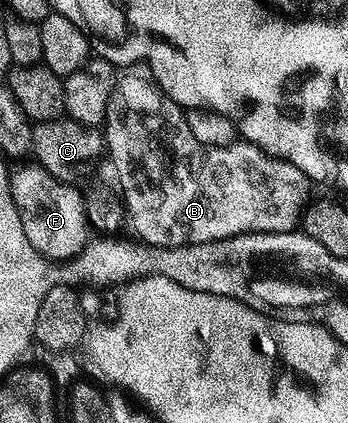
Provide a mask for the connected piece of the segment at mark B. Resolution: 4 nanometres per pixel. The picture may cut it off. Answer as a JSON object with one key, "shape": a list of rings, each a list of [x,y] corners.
{"shape":[[[129,70],[129,72],[124,76],[124,74],[118,75],[115,86],[113,87],[113,93],[111,94],[111,102],[107,106],[107,114],[105,115],[105,123],[103,125],[103,144],[107,149],[107,160],[113,163],[113,168],[117,171],[117,176],[121,179],[121,184],[119,183],[119,192],[123,197],[124,211],[127,213],[127,220],[130,224],[133,223],[133,228],[137,233],[135,233],[136,239],[138,241],[145,241],[147,244],[154,244],[157,247],[175,247],[175,246],[187,246],[188,244],[198,244],[199,242],[215,242],[216,240],[222,240],[223,238],[231,238],[232,236],[238,236],[239,234],[247,234],[248,232],[292,232],[301,223],[301,217],[310,203],[311,195],[309,196],[309,187],[311,187],[311,181],[308,176],[303,174],[303,170],[299,170],[295,166],[291,166],[286,160],[277,160],[274,156],[268,156],[263,149],[257,148],[248,142],[234,142],[227,145],[226,148],[216,148],[215,146],[203,146],[203,142],[195,142],[195,134],[191,134],[191,130],[187,130],[187,118],[185,117],[185,112],[183,111],[180,104],[176,104],[173,99],[171,99],[167,93],[162,90],[148,75],[136,76],[136,71]]]}

